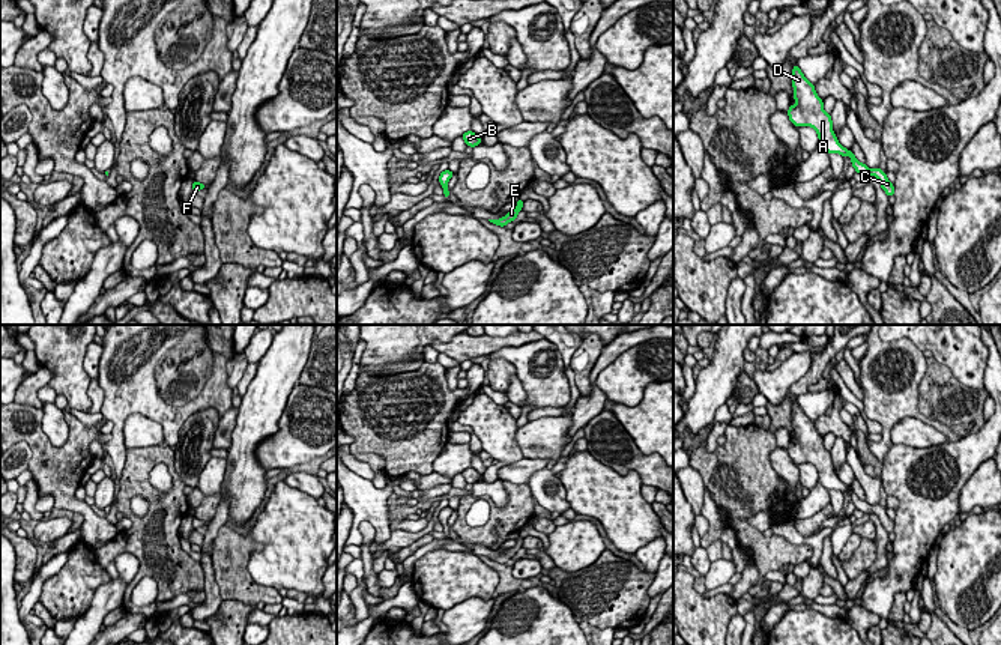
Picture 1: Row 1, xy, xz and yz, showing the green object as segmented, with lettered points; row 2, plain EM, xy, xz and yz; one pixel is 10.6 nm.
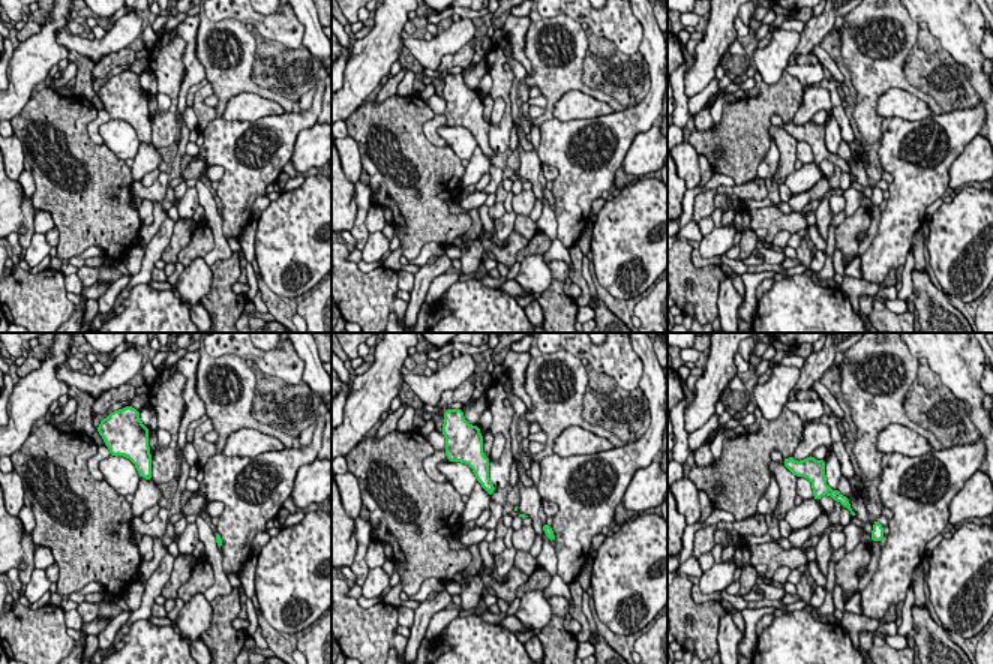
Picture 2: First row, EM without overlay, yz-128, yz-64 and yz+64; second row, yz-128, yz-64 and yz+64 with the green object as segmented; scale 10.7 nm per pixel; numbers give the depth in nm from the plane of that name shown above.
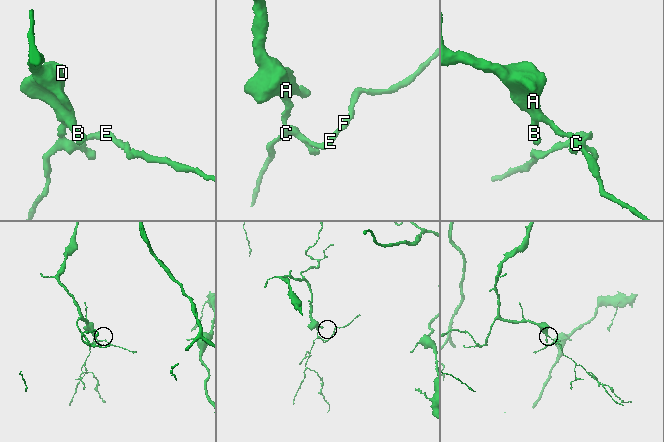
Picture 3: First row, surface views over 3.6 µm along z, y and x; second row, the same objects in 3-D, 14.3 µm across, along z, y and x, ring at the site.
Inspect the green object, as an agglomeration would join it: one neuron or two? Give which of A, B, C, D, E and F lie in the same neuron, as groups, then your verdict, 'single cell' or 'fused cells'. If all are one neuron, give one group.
A B C D E F | single cell

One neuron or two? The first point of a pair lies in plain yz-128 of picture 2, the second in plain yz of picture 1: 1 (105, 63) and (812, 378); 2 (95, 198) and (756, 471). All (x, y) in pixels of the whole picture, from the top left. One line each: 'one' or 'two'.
1: one
2: one

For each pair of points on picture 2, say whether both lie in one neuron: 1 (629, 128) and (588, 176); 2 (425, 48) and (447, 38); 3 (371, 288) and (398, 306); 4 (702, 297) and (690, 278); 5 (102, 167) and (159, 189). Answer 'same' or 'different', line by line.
1: same
2: same
3: same
4: same
5: different

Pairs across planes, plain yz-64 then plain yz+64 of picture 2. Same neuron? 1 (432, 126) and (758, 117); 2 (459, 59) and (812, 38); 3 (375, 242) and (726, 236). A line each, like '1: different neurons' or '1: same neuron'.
1: different neurons
2: same neuron
3: same neuron

